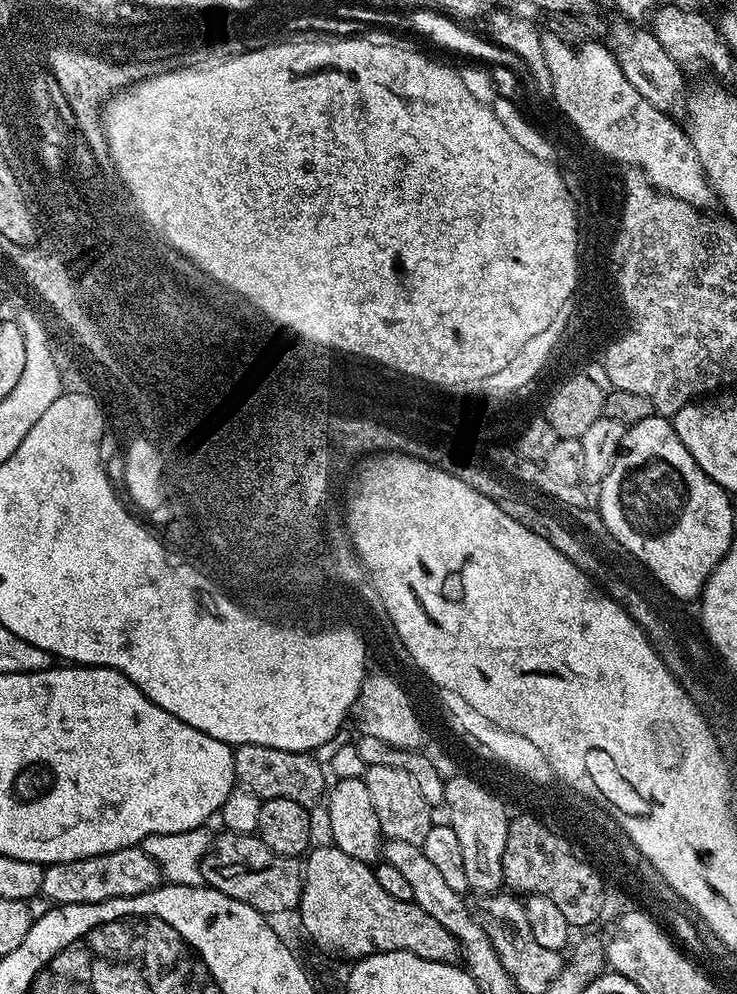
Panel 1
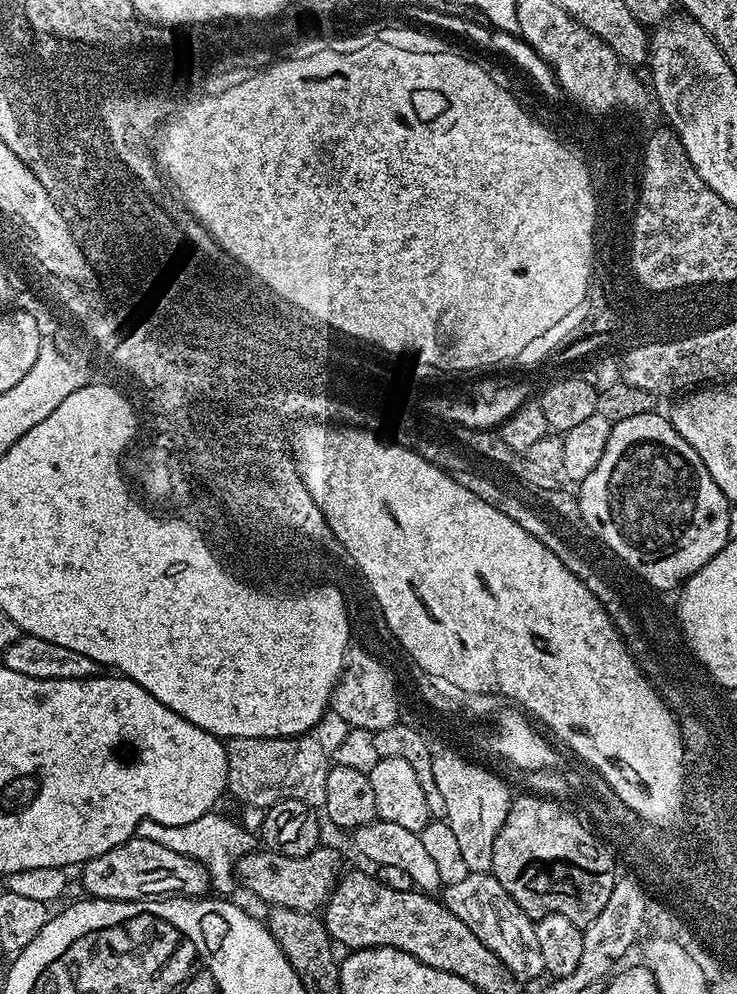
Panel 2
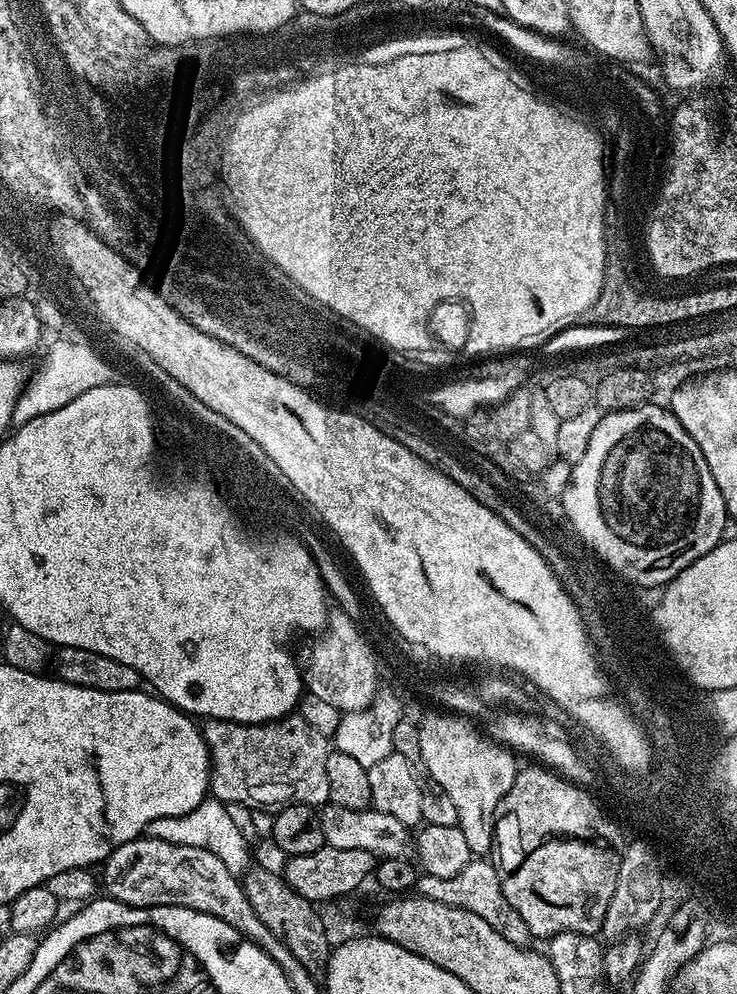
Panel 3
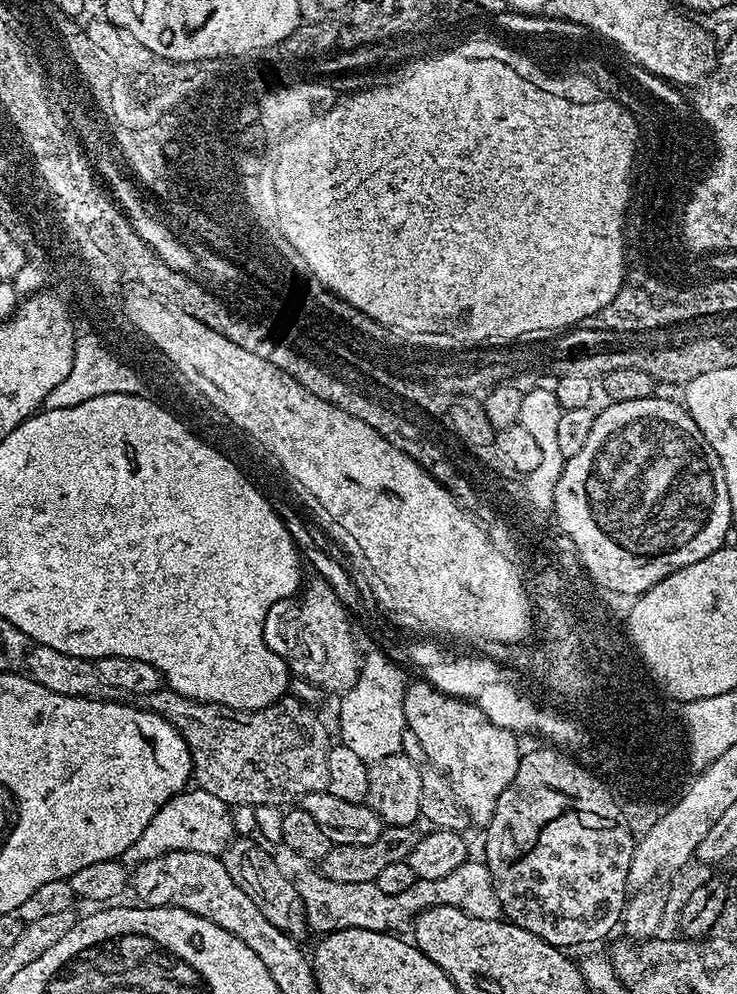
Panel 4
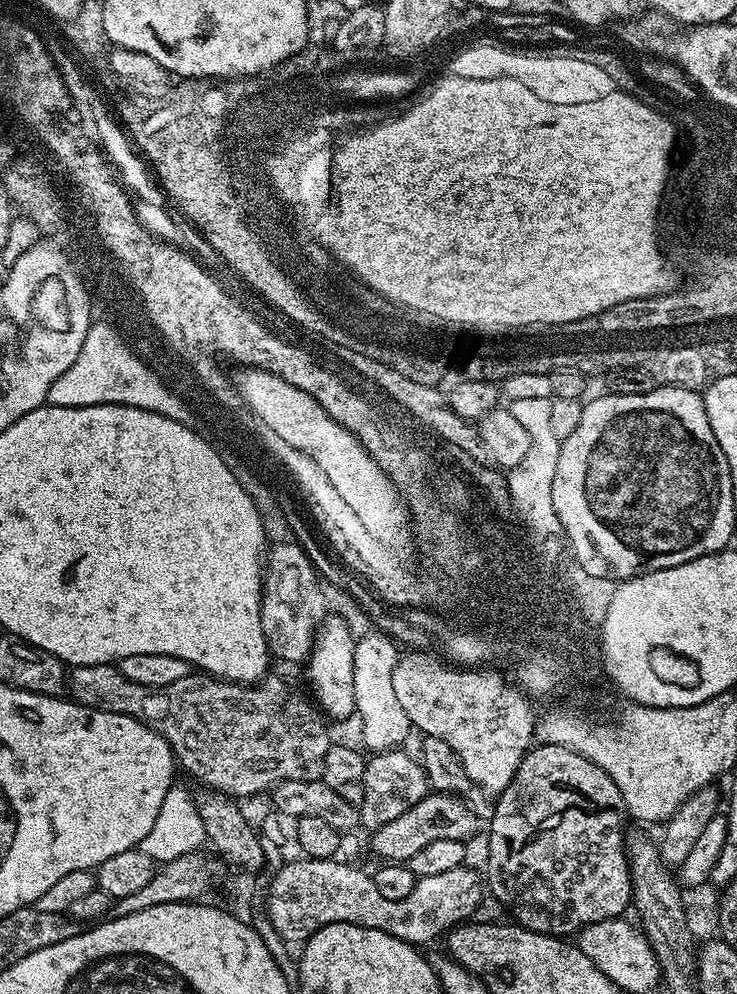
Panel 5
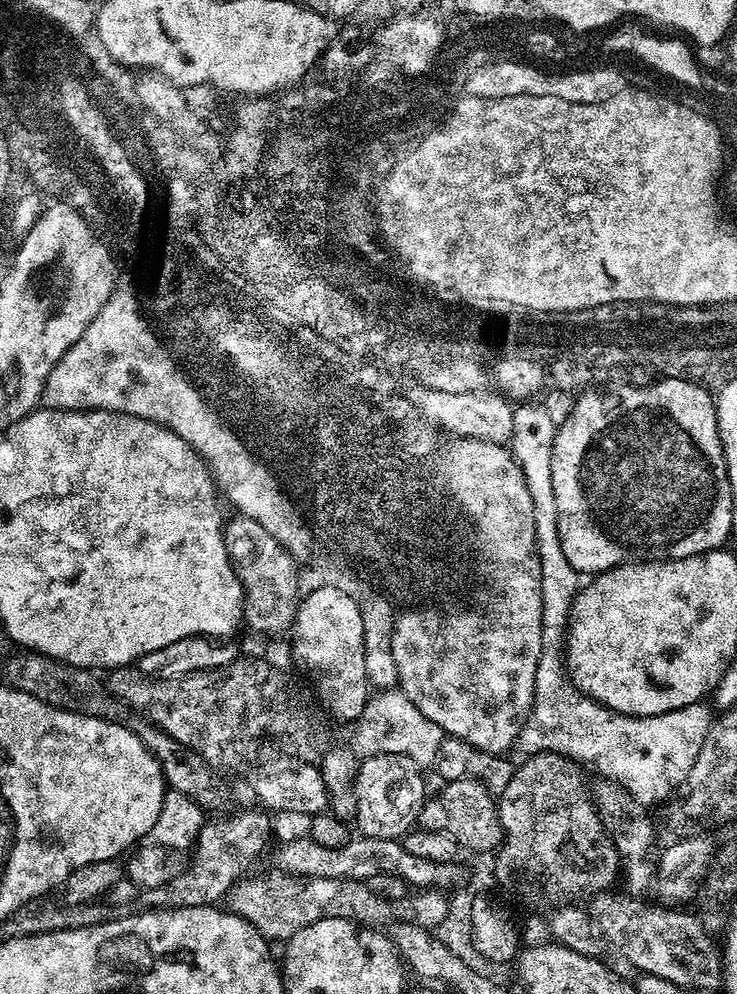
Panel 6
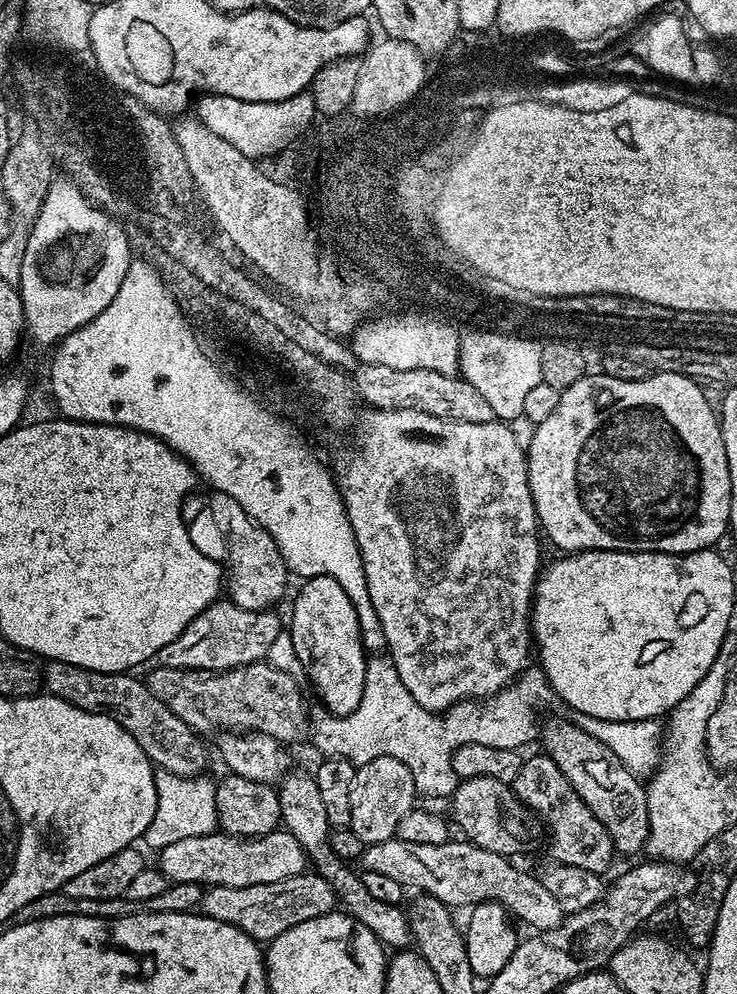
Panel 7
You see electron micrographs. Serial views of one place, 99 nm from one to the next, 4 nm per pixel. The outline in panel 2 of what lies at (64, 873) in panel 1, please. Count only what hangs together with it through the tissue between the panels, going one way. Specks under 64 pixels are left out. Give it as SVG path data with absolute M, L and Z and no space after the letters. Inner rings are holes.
M136 836L124 844L108 848L106 854L88 860L82 865L80 880L89 897L97 900L155 900L169 896L190 896L200 898L209 891L208 871L197 862L182 854L174 854L174 850L166 850L166 846L158 846L158 842L150 842L146 838Z

